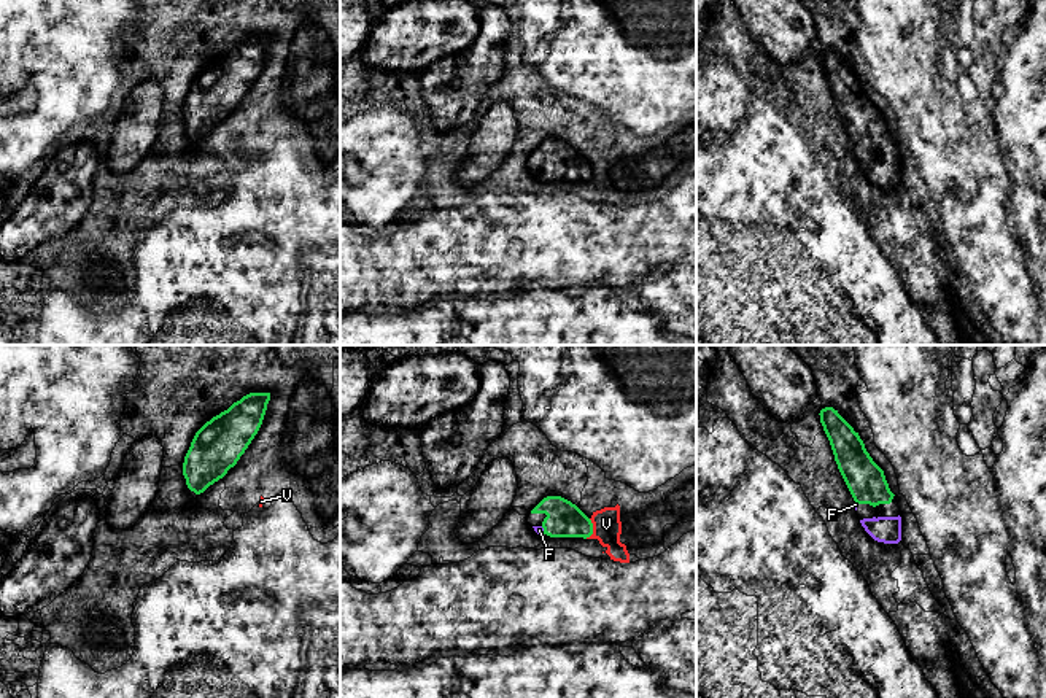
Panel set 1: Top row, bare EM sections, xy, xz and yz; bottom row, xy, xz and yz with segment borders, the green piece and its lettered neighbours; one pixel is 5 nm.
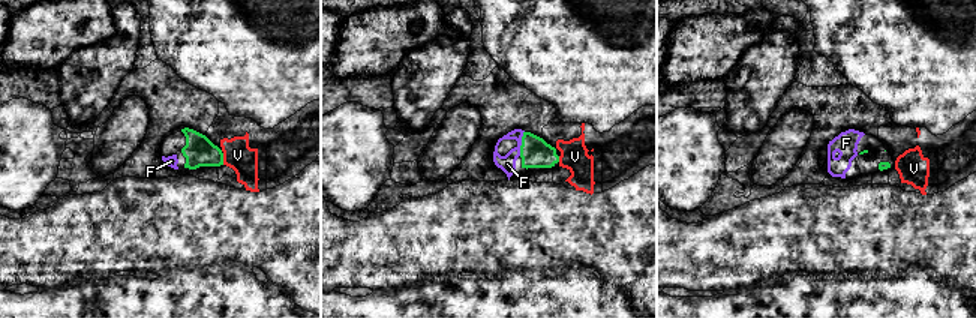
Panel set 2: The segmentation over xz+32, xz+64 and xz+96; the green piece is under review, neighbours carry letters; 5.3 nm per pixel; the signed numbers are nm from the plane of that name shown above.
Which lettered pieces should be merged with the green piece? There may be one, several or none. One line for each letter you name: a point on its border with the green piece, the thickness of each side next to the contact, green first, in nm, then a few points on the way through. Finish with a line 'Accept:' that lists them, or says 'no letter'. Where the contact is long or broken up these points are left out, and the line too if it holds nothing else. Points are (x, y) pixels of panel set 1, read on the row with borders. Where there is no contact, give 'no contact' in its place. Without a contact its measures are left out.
F: contact xz (544, 530); calibres 180 and 50 nm; way xz (563, 519), (544, 530), (539, 530)
Accept: F

